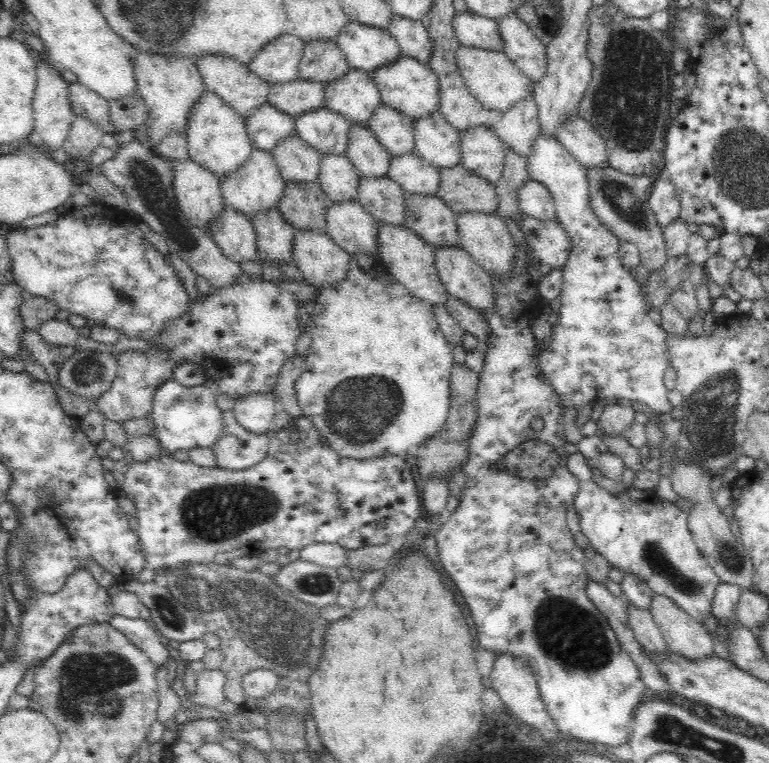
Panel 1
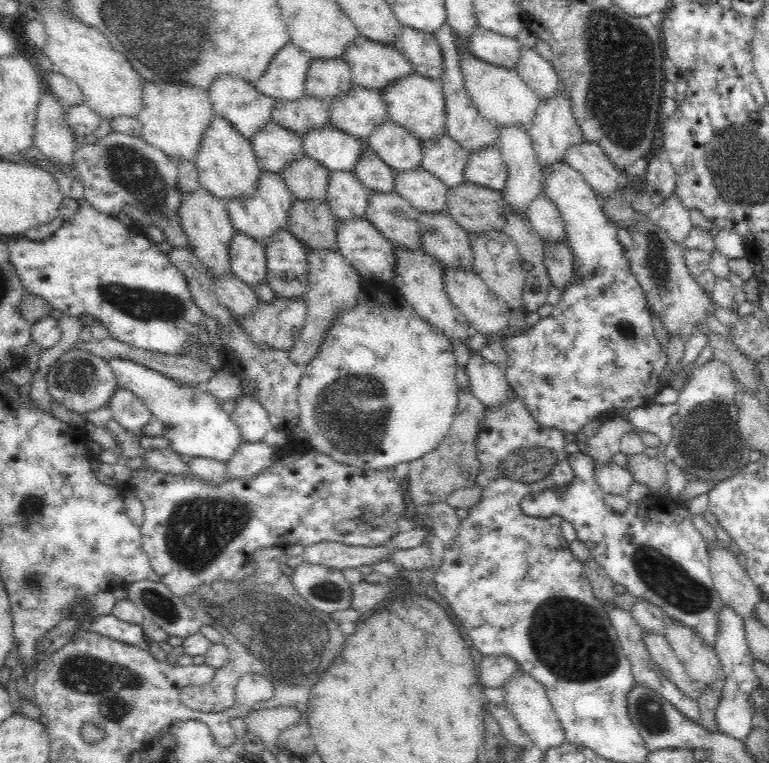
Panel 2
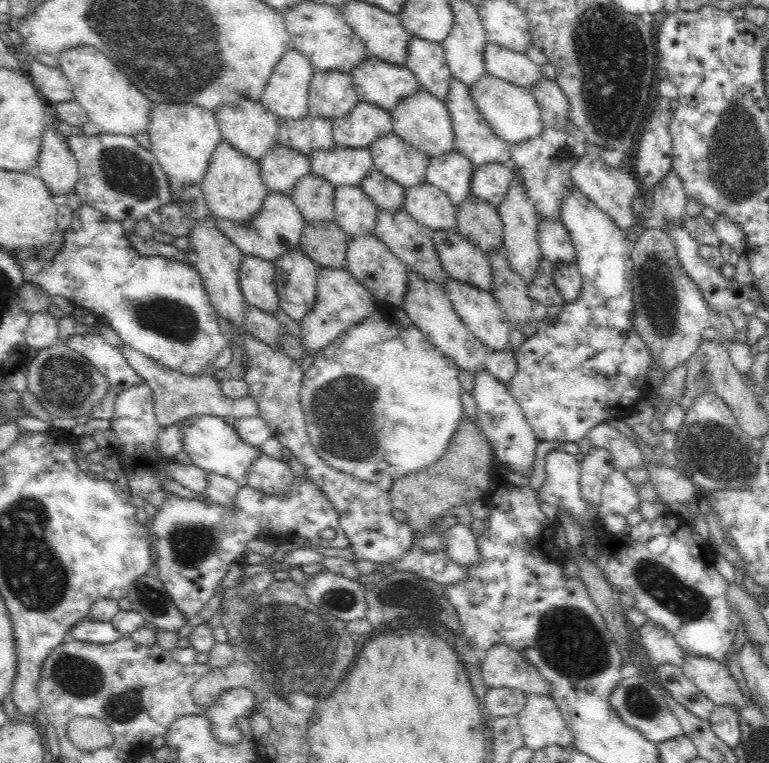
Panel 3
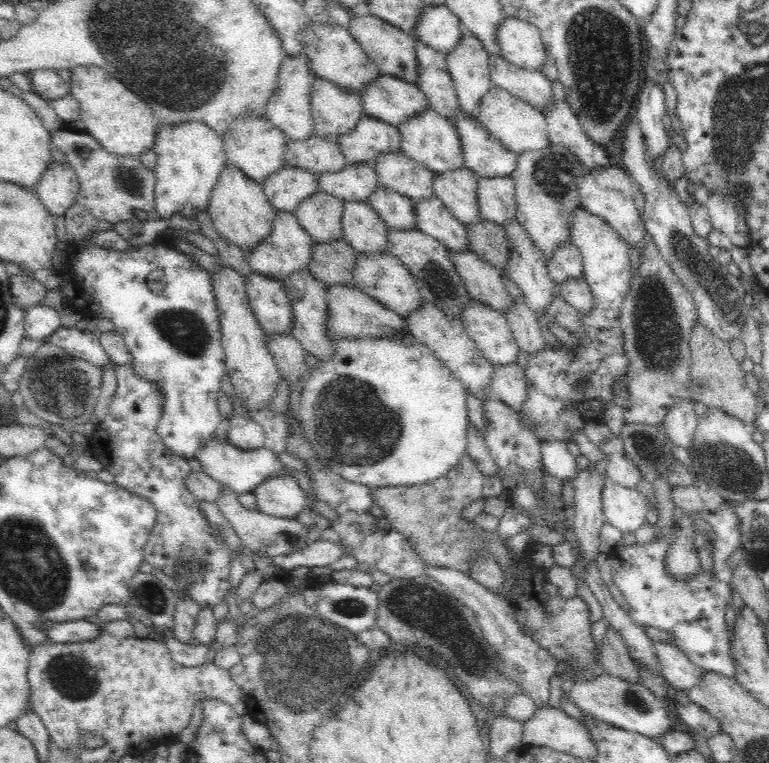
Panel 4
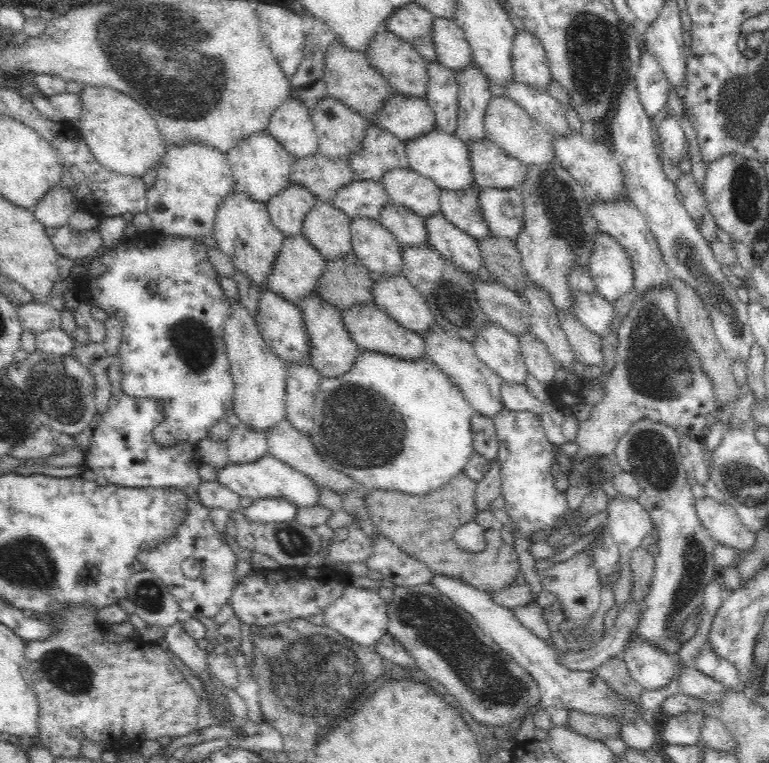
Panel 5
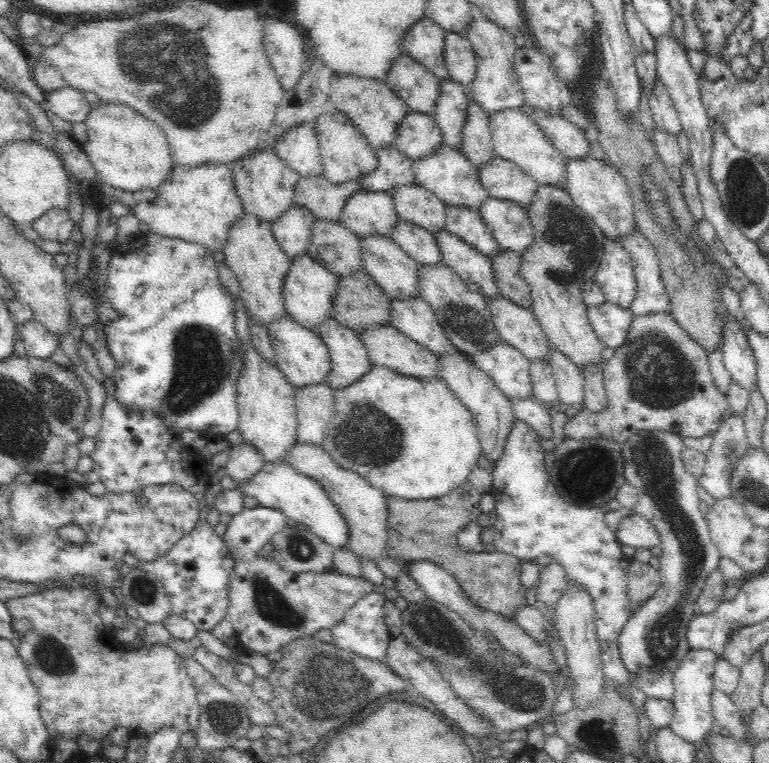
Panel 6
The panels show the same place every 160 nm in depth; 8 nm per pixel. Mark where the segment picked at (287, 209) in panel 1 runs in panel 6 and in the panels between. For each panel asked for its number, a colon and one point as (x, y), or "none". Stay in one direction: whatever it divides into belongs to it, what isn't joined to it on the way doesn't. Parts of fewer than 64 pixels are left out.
2: (311, 222)
3: (326, 244)
4: (332, 263)
5: (346, 282)
6: (359, 304)

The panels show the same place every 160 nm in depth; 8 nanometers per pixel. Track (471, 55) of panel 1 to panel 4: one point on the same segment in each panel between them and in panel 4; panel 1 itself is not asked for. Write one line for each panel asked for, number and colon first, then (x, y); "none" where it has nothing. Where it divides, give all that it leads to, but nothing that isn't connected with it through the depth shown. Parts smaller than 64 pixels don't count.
2: (501, 96)
3: (512, 113)
4: (520, 127)

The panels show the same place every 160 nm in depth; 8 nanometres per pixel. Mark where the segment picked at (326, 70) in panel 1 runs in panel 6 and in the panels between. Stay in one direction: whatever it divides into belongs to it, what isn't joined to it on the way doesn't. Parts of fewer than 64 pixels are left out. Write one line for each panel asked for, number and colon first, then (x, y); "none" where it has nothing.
2: (327, 79)
3: (331, 95)
4: (335, 112)
5: (340, 131)
6: (346, 155)

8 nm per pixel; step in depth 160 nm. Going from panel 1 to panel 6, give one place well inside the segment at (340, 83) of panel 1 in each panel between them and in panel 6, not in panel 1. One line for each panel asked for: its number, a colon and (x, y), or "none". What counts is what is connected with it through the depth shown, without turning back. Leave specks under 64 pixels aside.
2: (358, 114)
3: (366, 123)
4: (371, 137)
5: (381, 152)
6: (394, 169)

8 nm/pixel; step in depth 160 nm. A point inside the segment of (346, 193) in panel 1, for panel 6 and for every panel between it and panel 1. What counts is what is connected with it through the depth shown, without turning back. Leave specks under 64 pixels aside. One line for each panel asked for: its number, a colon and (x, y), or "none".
2: (348, 198)
3: (355, 213)
4: (363, 229)
5: (378, 250)
6: (396, 273)

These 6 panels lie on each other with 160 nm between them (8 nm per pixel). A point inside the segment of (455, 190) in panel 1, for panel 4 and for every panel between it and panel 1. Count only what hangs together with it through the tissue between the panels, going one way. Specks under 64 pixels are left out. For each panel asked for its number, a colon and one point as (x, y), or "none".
2: (477, 209)
3: (477, 220)
4: (488, 240)

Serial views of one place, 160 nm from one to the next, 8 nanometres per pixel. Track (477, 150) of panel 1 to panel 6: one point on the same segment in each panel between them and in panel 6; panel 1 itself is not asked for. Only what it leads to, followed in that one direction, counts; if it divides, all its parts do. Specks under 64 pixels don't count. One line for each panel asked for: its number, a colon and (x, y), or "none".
2: (486, 168)
3: (490, 183)
4: (496, 197)
5: (503, 210)
6: (511, 227)

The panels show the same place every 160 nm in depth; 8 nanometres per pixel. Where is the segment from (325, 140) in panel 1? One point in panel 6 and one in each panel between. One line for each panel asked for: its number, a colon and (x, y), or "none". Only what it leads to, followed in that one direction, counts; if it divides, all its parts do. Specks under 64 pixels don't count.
2: (333, 149)
3: (341, 167)
4: (358, 182)
5: (363, 198)
6: (365, 213)

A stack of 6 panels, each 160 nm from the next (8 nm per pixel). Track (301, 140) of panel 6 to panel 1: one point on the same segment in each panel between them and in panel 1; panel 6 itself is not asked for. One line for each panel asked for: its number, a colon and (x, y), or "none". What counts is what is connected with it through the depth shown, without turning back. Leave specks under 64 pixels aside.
1: (277, 63)
2: (284, 80)
3: (286, 96)
4: (289, 109)
5: (291, 125)

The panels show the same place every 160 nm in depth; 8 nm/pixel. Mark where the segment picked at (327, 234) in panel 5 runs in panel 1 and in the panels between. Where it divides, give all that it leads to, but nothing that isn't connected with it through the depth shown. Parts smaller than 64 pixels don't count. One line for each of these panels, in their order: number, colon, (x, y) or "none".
1: (297, 162)
2: (307, 180)
3: (314, 197)
4: (320, 215)

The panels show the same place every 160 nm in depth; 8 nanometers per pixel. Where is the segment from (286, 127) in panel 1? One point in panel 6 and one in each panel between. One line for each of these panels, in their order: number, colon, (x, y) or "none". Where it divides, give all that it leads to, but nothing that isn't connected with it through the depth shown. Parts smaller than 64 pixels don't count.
2: (275, 147)
3: (281, 168)
4: (285, 190)
5: (287, 211)
6: (293, 229)

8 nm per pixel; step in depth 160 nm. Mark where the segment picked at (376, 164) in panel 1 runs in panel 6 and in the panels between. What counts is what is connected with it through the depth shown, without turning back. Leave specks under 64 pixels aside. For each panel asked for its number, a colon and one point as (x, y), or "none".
2: (371, 171)
3: (387, 195)
4: (398, 212)
5: (409, 229)
6: (420, 245)

